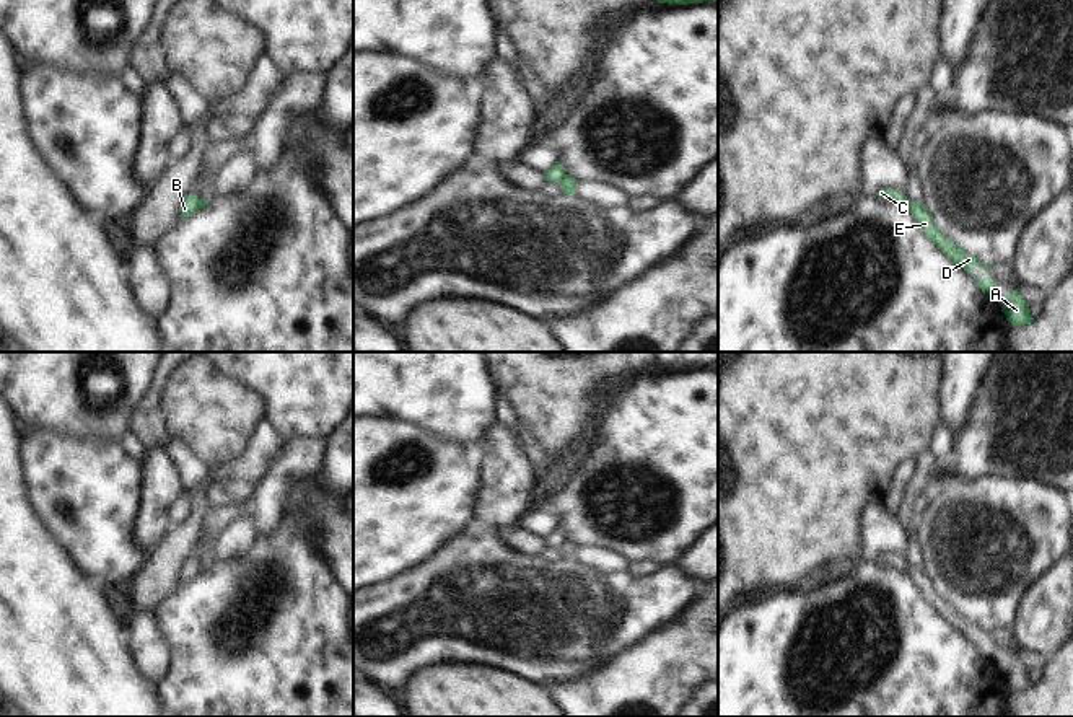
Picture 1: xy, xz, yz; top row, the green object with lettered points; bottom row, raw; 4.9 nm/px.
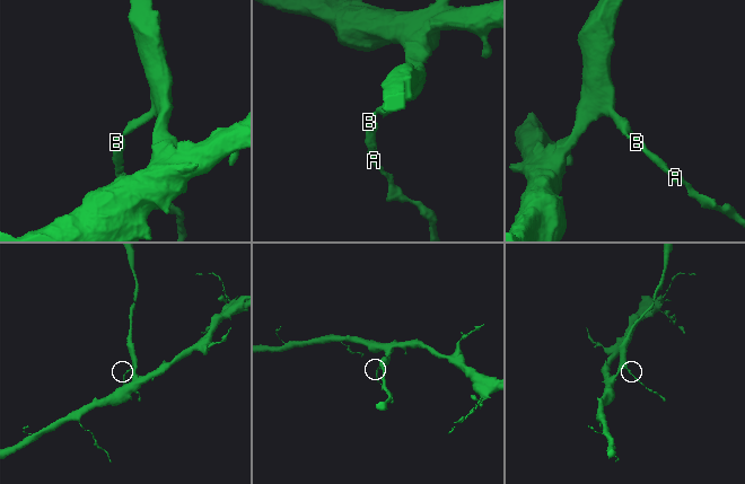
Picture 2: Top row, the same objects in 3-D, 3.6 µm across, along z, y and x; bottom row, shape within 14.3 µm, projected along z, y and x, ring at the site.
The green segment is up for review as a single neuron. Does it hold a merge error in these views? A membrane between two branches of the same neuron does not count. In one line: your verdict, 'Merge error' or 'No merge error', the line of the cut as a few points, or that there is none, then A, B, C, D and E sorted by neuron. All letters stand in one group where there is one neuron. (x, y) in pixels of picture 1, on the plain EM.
Merge error. Split along xz (565, 538), (559, 546). Groups: A D E / B C.

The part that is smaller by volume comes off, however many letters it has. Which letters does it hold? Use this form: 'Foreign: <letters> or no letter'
Foreign: A, D, E

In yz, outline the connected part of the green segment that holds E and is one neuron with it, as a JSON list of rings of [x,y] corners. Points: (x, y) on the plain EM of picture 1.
[[[909,565],[907,574],[922,593],[922,596],[957,631],[972,640],[970,634],[980,631],[983,636],[992,632],[982,629],[975,621],[954,609],[935,588],[925,569]]]

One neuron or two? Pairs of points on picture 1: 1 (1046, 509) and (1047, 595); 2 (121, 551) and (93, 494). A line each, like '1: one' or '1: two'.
1: two
2: one

